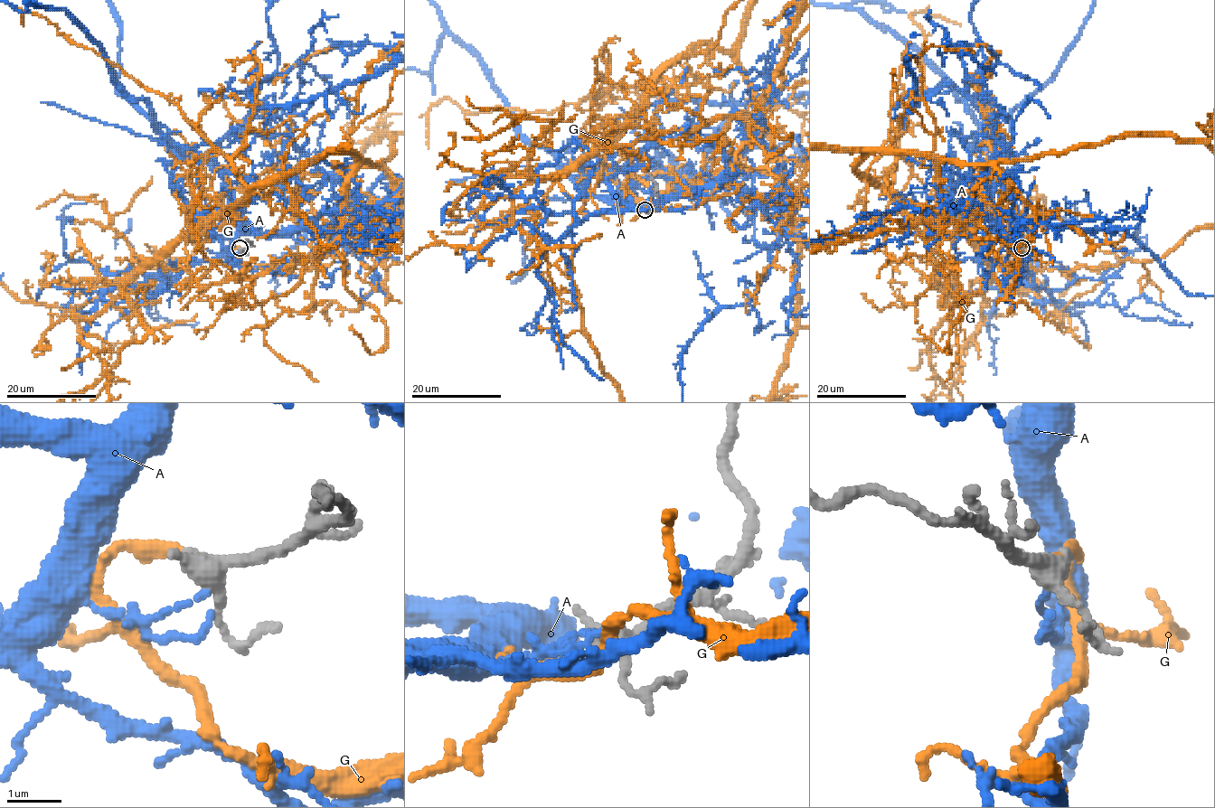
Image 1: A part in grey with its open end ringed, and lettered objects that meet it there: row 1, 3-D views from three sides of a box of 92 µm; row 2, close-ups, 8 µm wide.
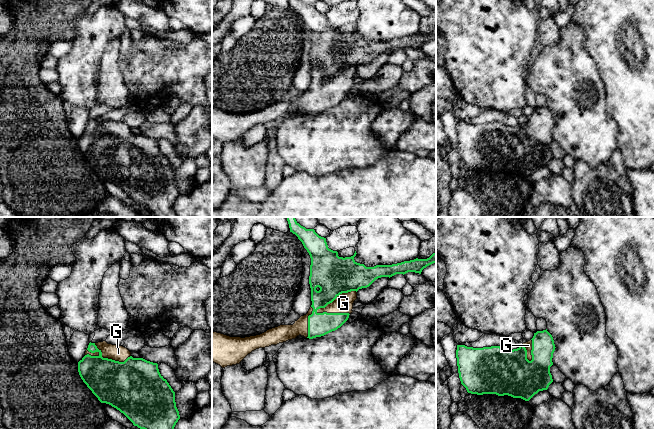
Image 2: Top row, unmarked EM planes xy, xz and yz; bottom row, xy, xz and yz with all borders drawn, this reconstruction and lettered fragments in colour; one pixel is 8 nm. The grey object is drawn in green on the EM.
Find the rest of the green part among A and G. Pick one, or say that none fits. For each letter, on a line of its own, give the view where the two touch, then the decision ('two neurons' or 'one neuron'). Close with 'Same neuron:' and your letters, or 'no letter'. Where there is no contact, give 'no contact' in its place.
A: no contact; two neurons
G: meets green in xz; one neuron
Same neuron: G

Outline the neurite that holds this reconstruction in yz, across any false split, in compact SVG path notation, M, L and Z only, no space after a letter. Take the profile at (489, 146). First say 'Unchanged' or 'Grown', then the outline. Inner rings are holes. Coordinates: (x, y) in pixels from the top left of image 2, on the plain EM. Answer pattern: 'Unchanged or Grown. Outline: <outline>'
Grown. Outline: M547 105L537 107L530 117L513 126L457 121L461 160L471 170L508 171L529 177L553 158L550 143L555 124Z

